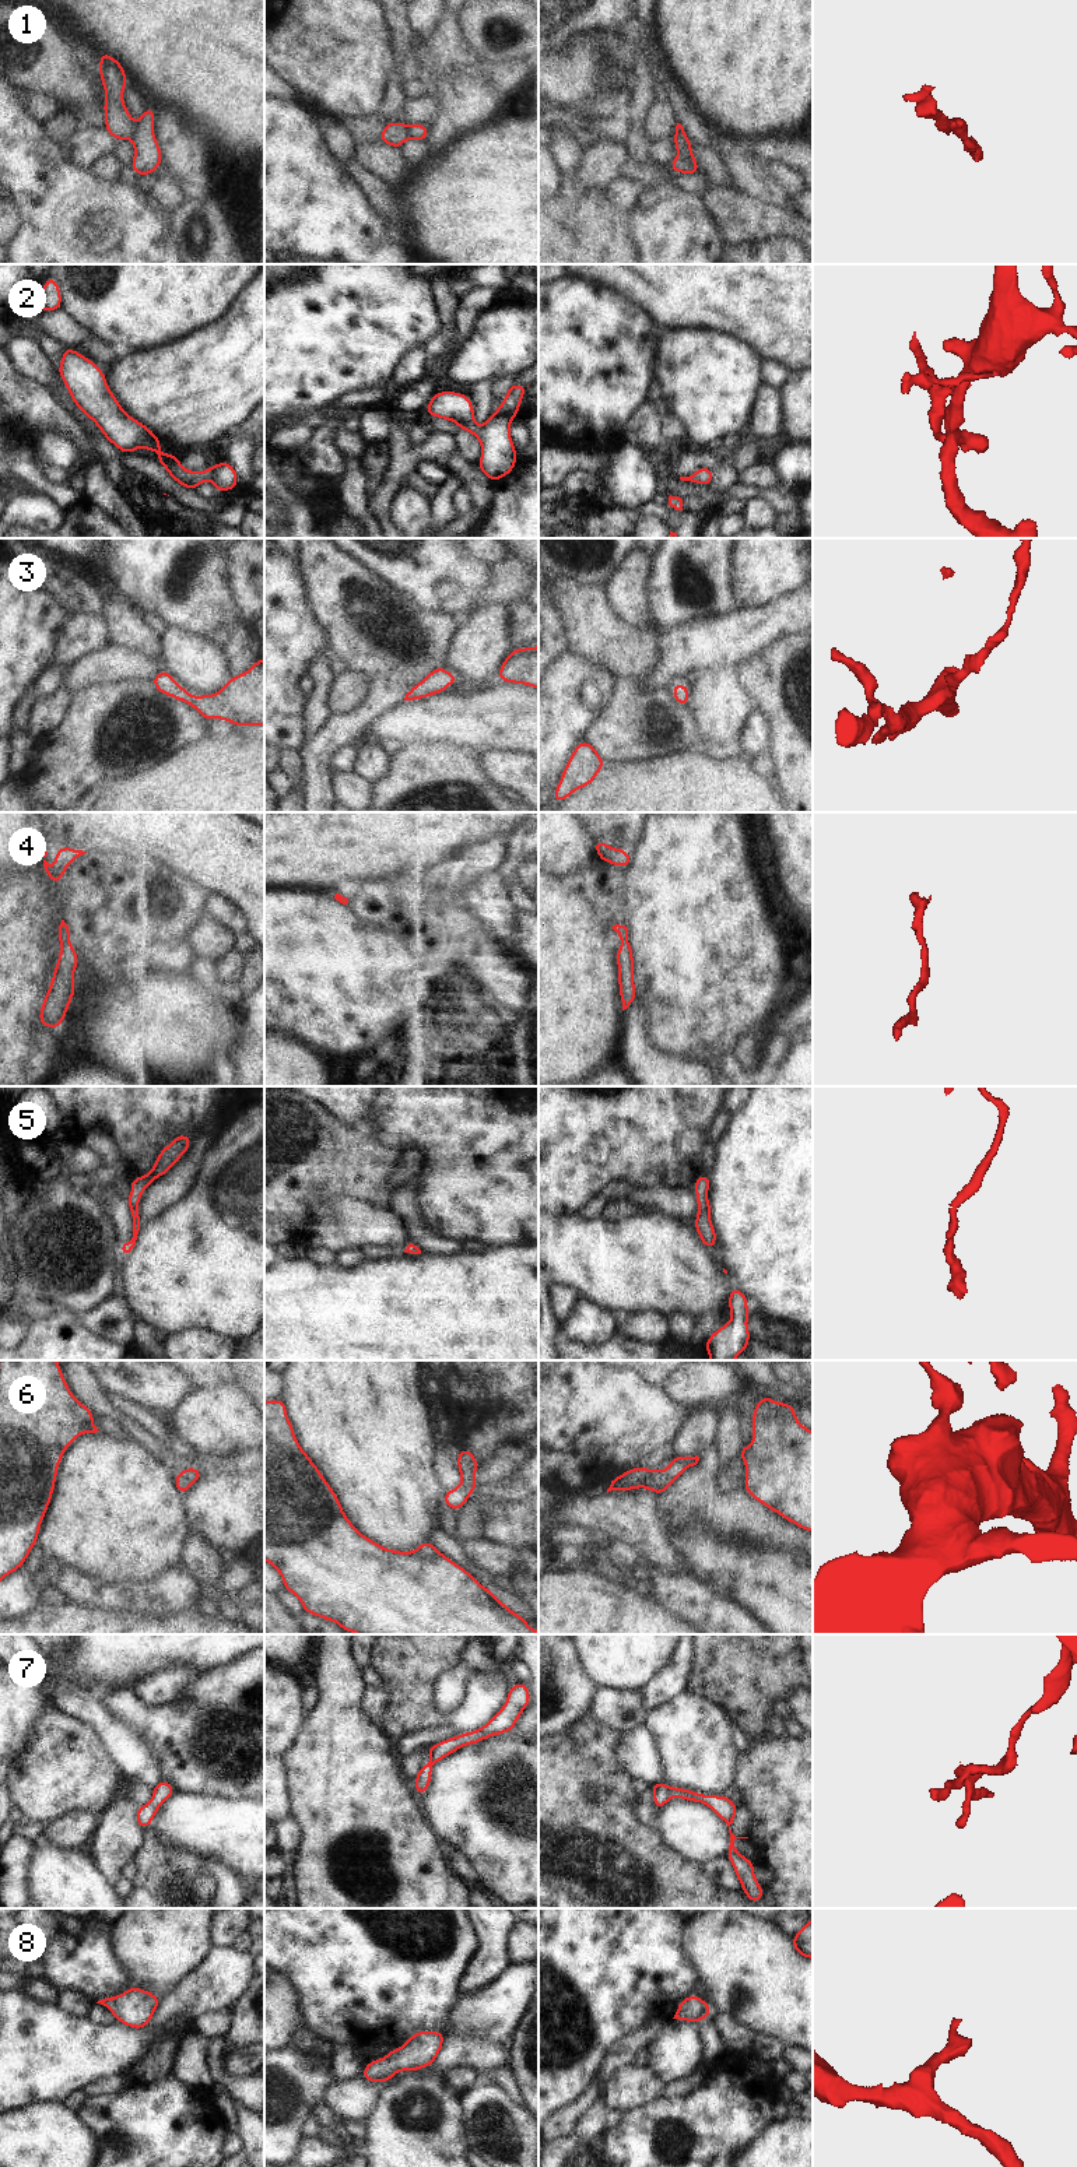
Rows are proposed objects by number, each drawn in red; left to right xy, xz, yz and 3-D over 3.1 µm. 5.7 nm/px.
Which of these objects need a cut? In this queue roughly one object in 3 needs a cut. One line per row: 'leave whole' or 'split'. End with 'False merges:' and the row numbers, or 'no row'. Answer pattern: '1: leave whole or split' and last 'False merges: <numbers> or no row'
1: split
2: leave whole
3: leave whole
4: leave whole
5: leave whole
6: leave whole
7: split
8: leave whole
False merges: 1, 7

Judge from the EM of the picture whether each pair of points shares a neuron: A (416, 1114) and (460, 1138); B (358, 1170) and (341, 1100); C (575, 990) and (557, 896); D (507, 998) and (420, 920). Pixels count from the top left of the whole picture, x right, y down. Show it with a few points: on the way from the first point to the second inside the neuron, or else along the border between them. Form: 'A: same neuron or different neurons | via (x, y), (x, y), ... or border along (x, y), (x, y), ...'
A: same neuron | via (427, 1114), (437, 1114), (449, 1127)
B: different neurons | border along (321, 1102), (355, 1130), (369, 1131), (374, 1135)
C: same neuron | via (557, 966), (557, 920)
D: same neuron | via (491, 975), (444, 927)

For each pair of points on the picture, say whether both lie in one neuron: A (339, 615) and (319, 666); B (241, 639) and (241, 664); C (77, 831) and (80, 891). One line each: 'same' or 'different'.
A: different
B: same
C: different

